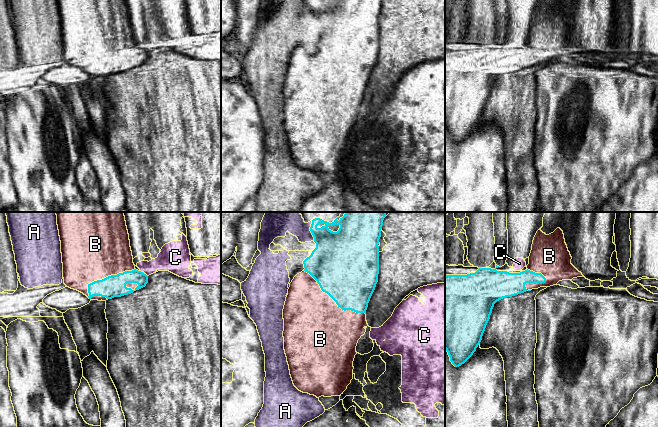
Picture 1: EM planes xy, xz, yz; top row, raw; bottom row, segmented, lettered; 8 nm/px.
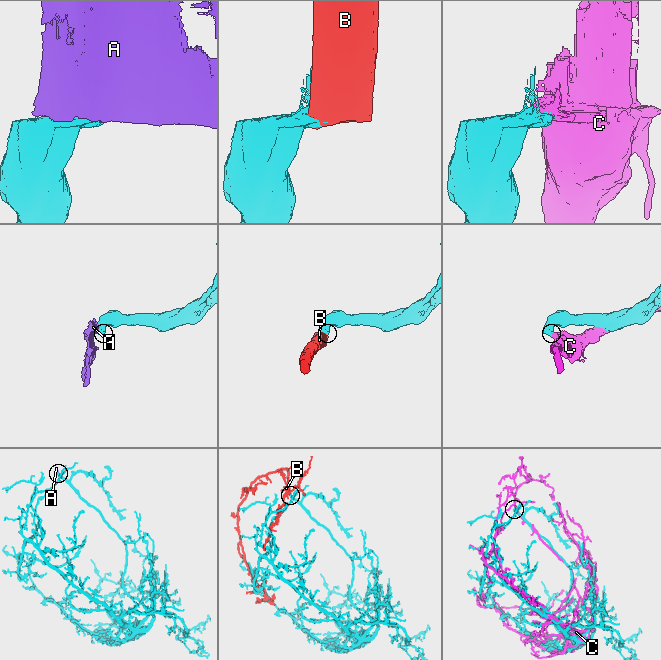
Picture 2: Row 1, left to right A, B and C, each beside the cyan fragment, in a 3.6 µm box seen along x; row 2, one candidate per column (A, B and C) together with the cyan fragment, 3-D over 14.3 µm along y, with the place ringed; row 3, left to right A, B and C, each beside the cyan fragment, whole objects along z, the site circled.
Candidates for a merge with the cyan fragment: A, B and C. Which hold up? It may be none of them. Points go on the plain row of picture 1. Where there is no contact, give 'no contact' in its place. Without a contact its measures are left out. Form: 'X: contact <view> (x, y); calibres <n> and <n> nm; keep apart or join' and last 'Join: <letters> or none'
A: contact xz (311, 8); calibres 320 and 130 nm; keep apart
B: contact xz (333, 75); calibres 480 and 480 nm; join
C: contact xy (140, 47); calibres 180 and 180 nm; keep apart
Join: B

